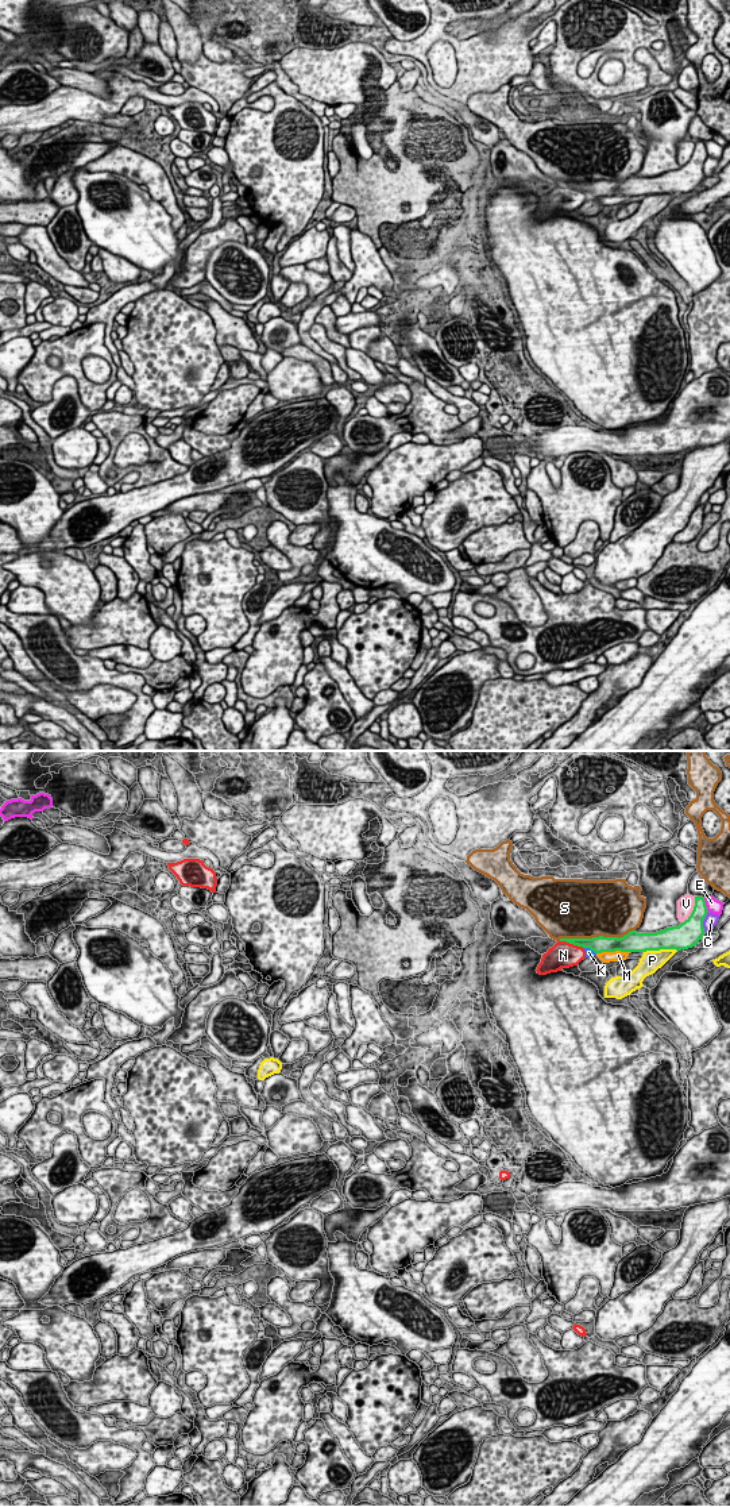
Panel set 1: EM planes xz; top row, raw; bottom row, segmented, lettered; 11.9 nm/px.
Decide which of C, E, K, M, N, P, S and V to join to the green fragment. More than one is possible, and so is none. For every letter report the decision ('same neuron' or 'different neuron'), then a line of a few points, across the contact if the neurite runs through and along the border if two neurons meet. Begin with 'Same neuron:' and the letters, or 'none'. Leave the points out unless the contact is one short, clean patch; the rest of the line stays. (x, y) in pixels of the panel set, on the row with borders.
Same neuron: none
C: different neuron
E: different neuron
K: different neuron; line xz (584, 947), (588, 947), (595, 954)
M: different neuron
N: different neuron
P: different neuron
S: different neuron
V: different neuron

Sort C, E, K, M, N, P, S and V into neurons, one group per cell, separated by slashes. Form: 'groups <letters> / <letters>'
groups C / E / K M / N / P / S / V

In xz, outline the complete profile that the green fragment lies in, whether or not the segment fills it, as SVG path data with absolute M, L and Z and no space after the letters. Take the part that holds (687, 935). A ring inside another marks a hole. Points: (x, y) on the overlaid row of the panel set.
M695 897L691 916L679 926L667 928L656 933L629 932L623 937L592 937L592 938L560 938L569 944L590 948L595 953L602 952L646 952L660 949L688 949L695 947L704 936L703 921L708 910L703 897Z

